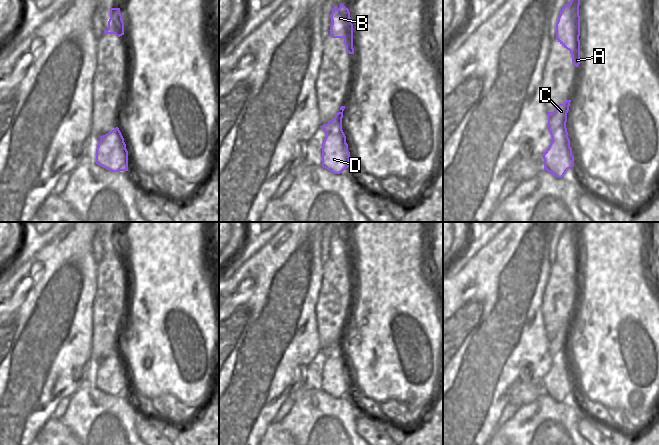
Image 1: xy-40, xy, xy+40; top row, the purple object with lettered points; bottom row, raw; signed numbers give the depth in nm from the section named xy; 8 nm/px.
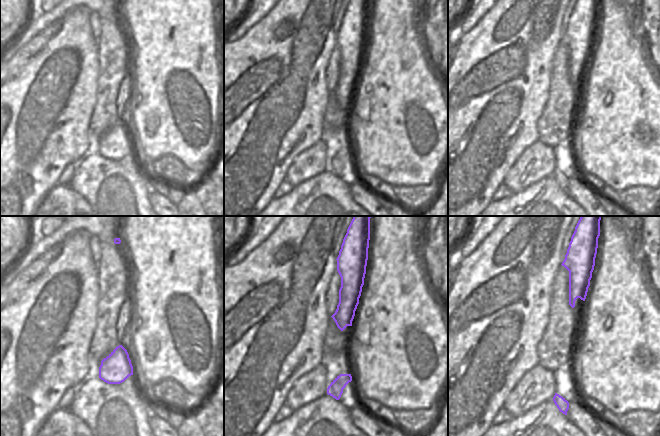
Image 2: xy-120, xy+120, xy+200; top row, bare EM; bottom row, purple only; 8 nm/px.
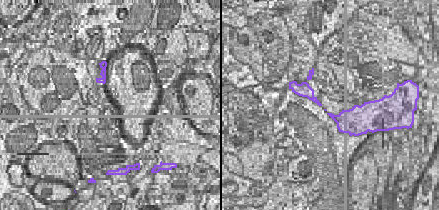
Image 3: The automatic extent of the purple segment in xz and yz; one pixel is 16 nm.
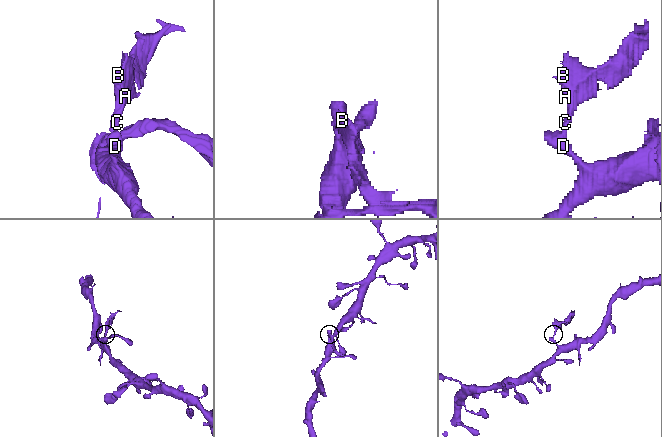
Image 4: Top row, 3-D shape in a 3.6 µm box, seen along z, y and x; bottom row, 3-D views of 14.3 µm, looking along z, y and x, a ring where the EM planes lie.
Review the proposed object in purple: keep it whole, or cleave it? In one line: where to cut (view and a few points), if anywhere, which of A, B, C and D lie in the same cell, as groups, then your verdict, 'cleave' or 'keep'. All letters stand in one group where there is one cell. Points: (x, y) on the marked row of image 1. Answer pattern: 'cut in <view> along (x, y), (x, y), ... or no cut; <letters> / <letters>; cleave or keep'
cut in xy along (341, 127), (324, 130); A B C / D; cleave

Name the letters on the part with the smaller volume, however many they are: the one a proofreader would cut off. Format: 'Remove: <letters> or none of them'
Remove: A, B, C.

